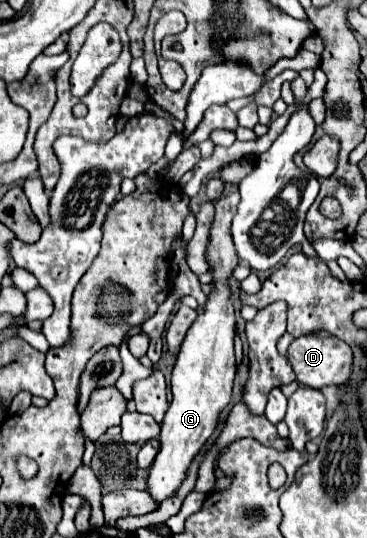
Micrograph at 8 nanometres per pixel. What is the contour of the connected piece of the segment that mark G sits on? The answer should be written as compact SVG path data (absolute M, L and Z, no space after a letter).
M228 191L220 199L214 201L216 213L214 213L214 221L212 221L212 227L210 227L210 239L214 243L220 243L220 245L210 245L210 241L208 241L208 249L206 249L206 261L208 261L208 267L212 271L212 293L208 295L206 305L198 313L198 319L188 329L188 333L184 337L184 343L182 343L182 347L178 351L176 365L174 365L172 383L170 383L174 399L170 403L170 409L168 409L166 417L164 417L162 431L160 431L160 453L156 455L156 459L152 463L150 477L148 477L148 493L156 501L164 501L164 499L168 499L168 497L174 495L174 491L180 487L182 479L186 477L186 469L190 467L194 455L204 447L206 439L214 433L220 411L230 403L232 381L234 381L234 375L236 375L236 357L234 357L236 315L234 315L234 303L232 303L232 289L230 289L228 281L232 277L232 271L238 267L238 253L236 253L234 245L226 245L226 243L232 241L230 223L232 223L232 217L236 215L236 203L238 201L240 201L238 191Z

